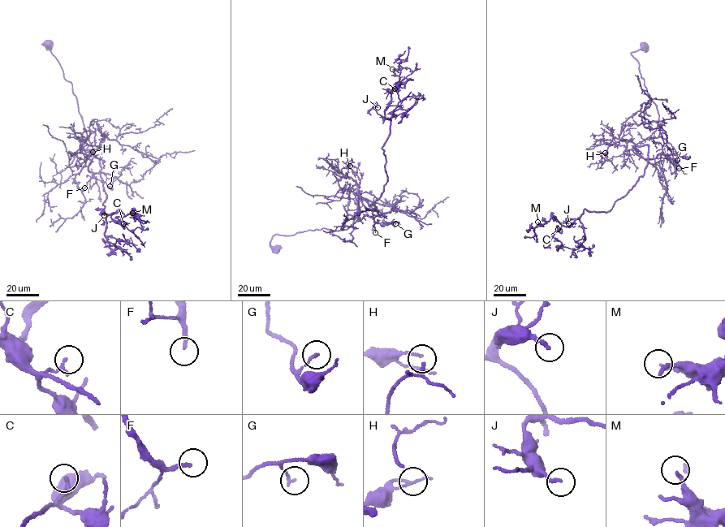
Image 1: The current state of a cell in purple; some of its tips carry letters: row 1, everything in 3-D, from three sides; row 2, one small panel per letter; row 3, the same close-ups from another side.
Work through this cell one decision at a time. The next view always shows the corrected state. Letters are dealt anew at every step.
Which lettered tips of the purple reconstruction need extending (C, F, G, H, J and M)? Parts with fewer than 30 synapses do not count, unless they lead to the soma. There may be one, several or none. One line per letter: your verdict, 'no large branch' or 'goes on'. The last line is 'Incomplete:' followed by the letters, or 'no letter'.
C: no large branch
F: goes on
G: no large branch
H: no large branch
J: no large branch
M: no large branch
Incomplete: F

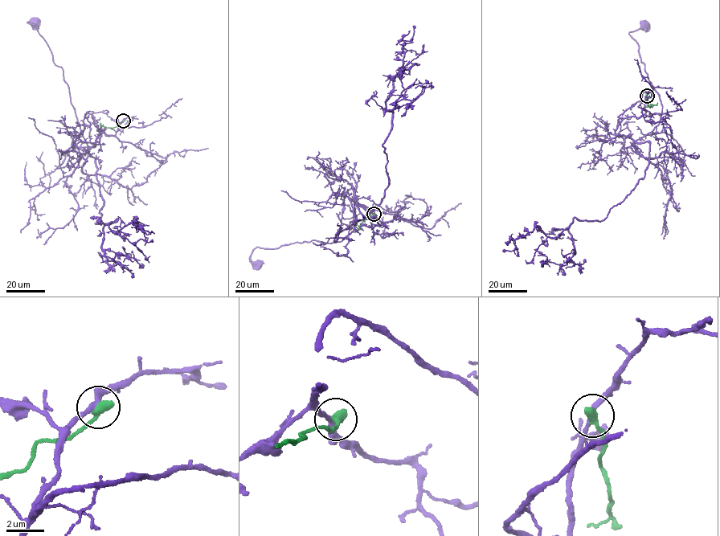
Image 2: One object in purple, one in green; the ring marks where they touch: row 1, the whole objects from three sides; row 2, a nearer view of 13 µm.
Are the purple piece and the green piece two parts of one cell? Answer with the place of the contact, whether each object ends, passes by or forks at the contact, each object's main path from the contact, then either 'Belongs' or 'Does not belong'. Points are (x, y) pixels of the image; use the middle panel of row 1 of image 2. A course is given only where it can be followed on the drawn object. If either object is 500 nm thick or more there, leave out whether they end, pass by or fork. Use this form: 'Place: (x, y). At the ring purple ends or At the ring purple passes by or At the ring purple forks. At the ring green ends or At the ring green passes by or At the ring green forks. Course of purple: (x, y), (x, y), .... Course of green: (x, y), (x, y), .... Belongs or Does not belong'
Place: (374, 214). Course of purple: (374, 214), (356, 200), (352, 183), (356, 222), (341, 241), (256, 247), (251, 259), (257, 263). Course of green: (374, 214), (358, 226), (357, 222). Does not belong

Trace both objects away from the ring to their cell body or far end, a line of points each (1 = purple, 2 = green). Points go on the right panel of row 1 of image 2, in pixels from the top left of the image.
1: (647, 96), (645, 113), (624, 118), (617, 136), (640, 139), (660, 120), (660, 95), (628, 33), (643, 26)
2: (647, 96), (648, 106), (653, 105), (649, 104)

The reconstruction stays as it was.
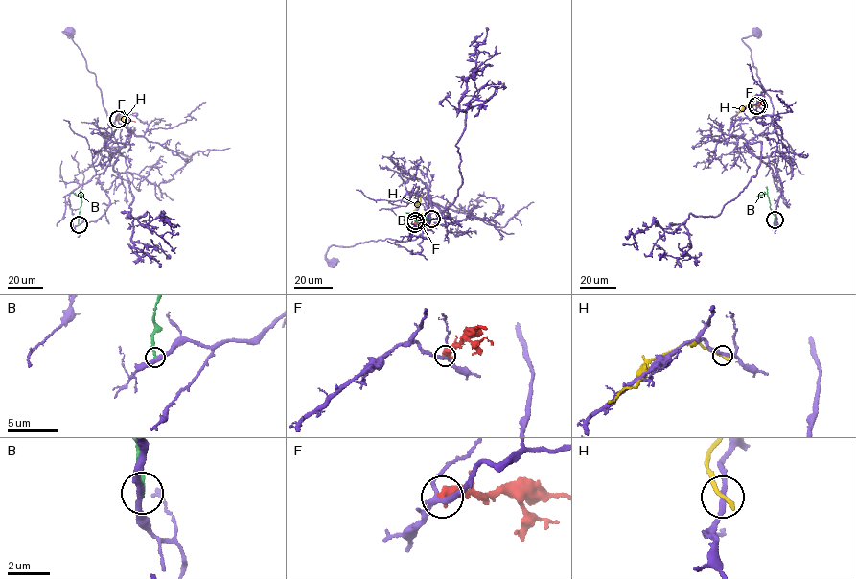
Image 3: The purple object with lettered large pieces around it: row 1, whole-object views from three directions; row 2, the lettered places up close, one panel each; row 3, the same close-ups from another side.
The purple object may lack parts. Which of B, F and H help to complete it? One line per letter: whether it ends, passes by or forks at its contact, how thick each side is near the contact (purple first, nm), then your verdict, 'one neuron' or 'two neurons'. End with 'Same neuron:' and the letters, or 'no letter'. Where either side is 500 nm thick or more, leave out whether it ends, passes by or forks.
B: it ends there; 300 nm thick on the purple side, 200 nm on the other; two neurons
F: 200 nm thick on the purple side, 550 nm on the other; two neurons
H: it ends there; 240 nm thick on the purple side, 240 nm on the other; two neurons
Same neuron: no letter

